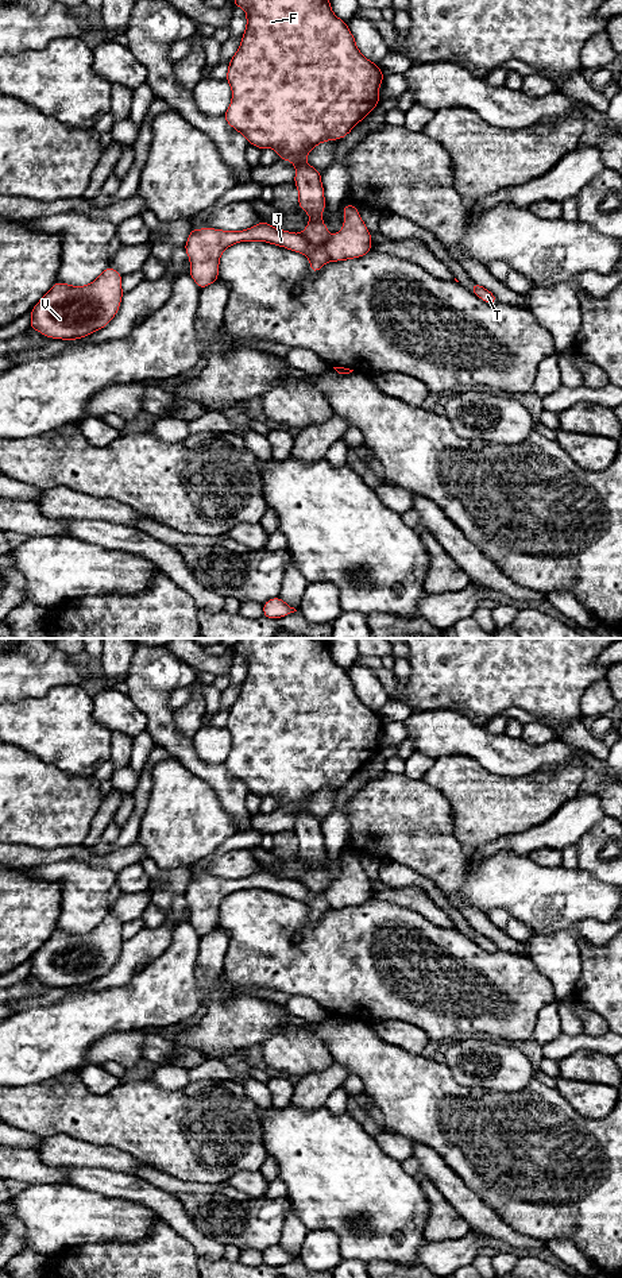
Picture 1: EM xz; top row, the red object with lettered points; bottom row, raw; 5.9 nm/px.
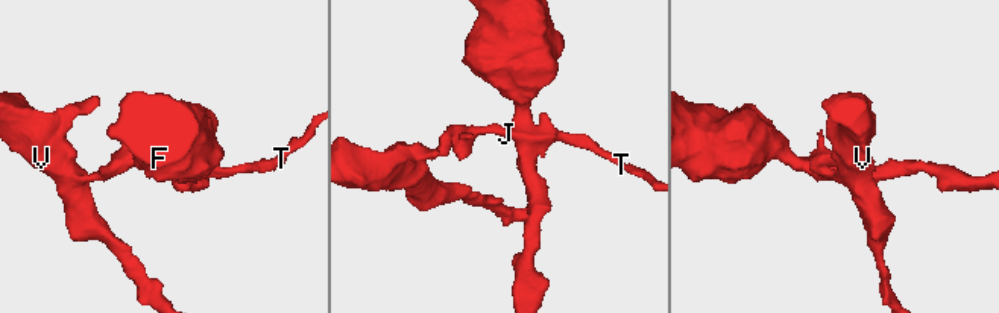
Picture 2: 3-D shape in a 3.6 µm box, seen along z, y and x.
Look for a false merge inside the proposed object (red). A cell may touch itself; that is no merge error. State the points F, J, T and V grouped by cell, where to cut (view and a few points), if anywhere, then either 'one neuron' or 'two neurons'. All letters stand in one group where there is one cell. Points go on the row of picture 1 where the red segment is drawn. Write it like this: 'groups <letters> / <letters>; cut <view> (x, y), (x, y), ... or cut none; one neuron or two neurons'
groups F / J T V; cut xz (332, 236), (319, 248), (331, 259); two neurons

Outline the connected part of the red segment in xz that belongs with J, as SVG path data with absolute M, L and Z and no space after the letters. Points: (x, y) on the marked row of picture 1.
M264 221L243 231L192 228L183 247L190 260L189 275L200 289L219 279L221 254L240 242L266 242L304 255L310 251L310 244L301 233L282 231Z

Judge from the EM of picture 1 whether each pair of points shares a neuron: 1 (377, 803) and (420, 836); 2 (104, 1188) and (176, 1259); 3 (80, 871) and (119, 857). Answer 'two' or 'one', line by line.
1: one
2: two
3: two

